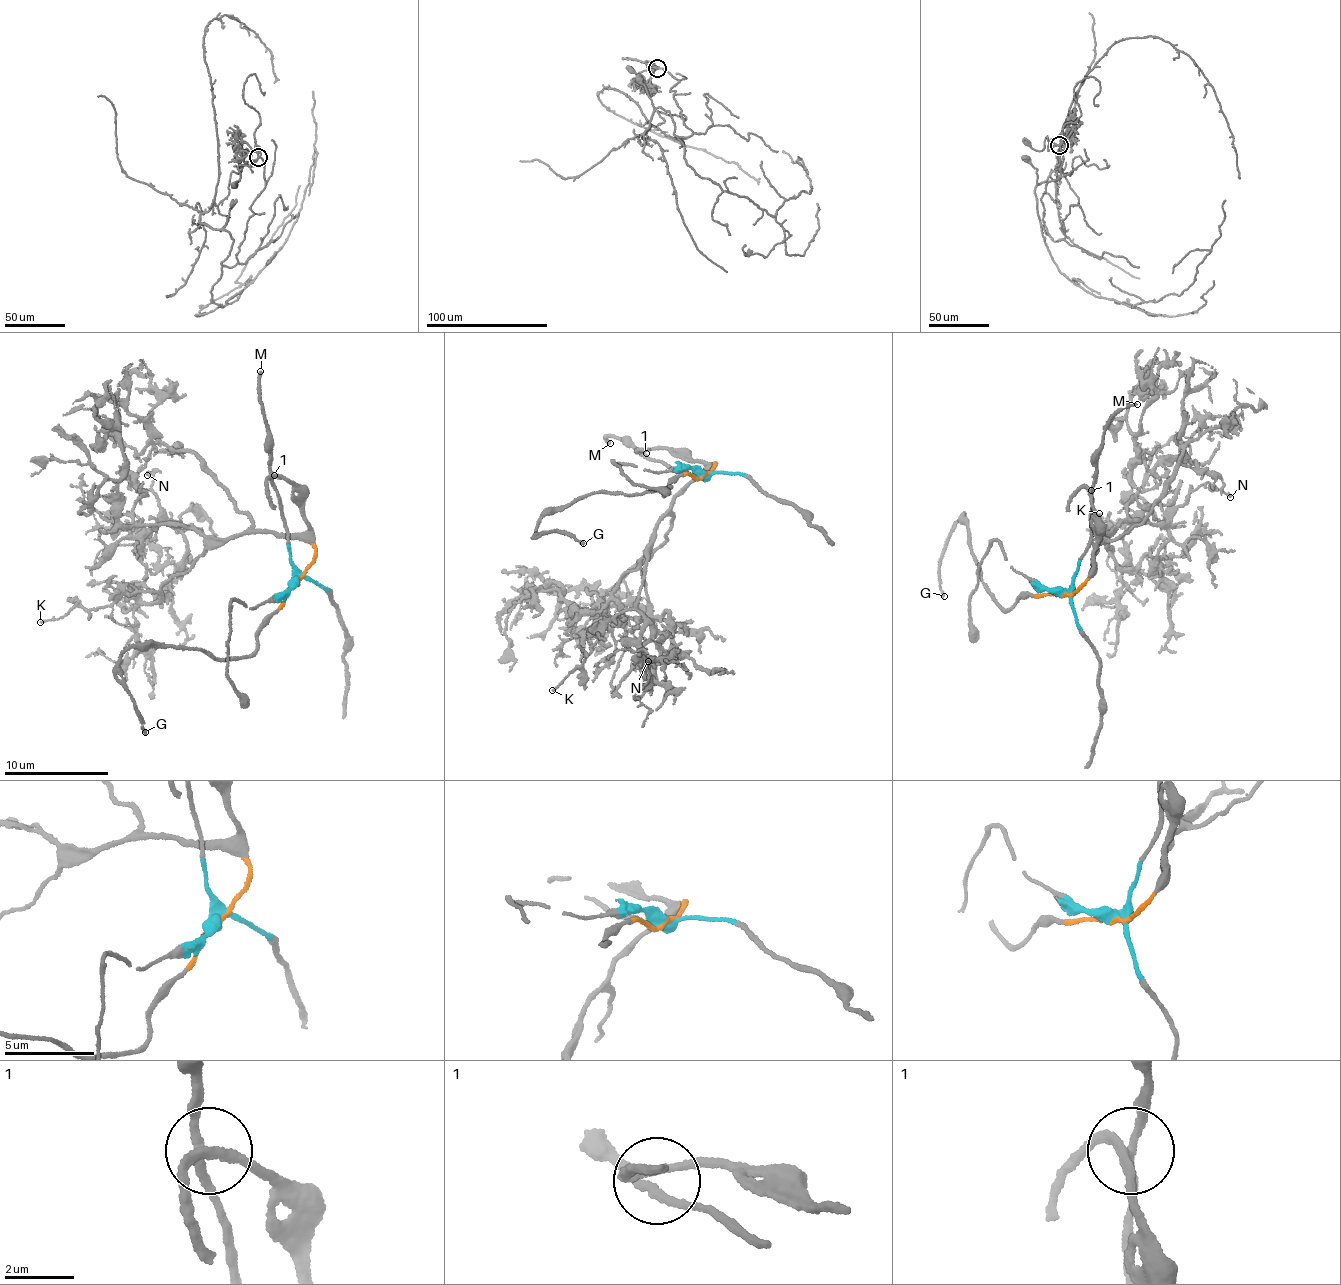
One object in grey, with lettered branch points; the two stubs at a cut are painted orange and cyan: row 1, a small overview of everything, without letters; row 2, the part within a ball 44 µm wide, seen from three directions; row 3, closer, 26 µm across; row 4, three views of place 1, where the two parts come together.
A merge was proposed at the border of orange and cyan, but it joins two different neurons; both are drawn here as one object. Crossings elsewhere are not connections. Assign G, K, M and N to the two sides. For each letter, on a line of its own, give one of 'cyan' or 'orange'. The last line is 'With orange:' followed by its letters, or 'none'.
G: orange
K: orange
M: cyan
N: orange
With orange: G, K, N

